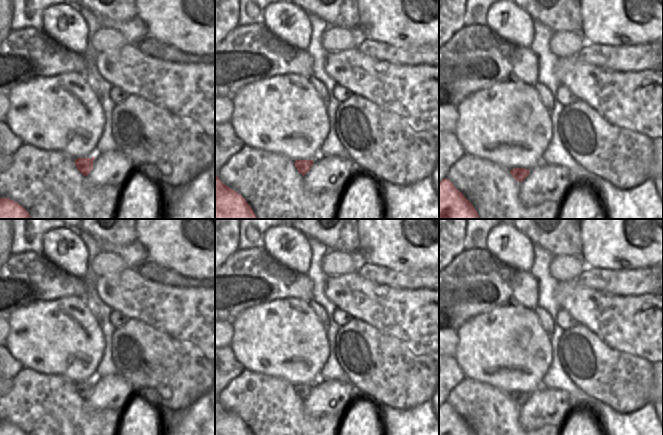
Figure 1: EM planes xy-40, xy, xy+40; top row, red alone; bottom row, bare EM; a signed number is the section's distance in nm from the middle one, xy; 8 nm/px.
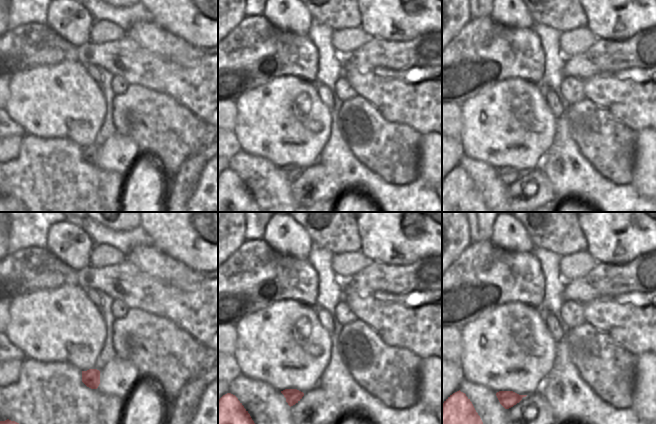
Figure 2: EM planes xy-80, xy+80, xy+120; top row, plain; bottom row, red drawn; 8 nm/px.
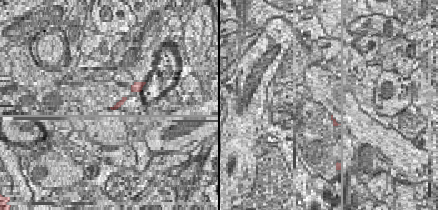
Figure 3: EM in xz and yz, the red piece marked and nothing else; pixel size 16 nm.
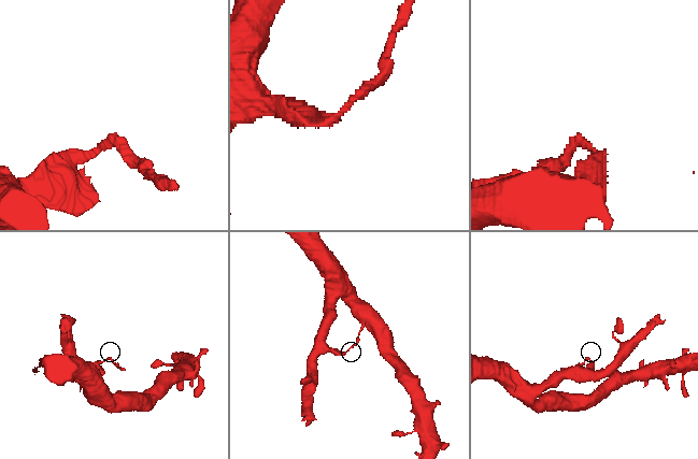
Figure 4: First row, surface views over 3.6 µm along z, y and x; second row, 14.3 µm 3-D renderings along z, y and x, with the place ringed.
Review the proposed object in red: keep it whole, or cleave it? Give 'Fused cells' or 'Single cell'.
Fused cells.

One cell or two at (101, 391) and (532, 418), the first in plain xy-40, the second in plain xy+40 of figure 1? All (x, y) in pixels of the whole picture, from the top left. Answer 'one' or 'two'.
one

